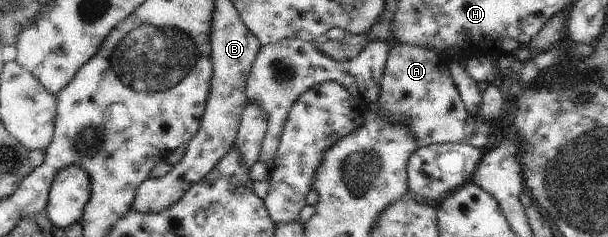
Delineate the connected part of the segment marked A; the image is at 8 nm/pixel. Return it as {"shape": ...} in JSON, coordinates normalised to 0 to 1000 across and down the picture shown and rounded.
{"shape":[[[653,186],[641,203],[627,338],[620,426],[627,439],[628,498],[666,515],[684,578],[689,624],[709,608],[773,603],[783,511],[755,401],[745,342],[738,249],[706,203]]]}

